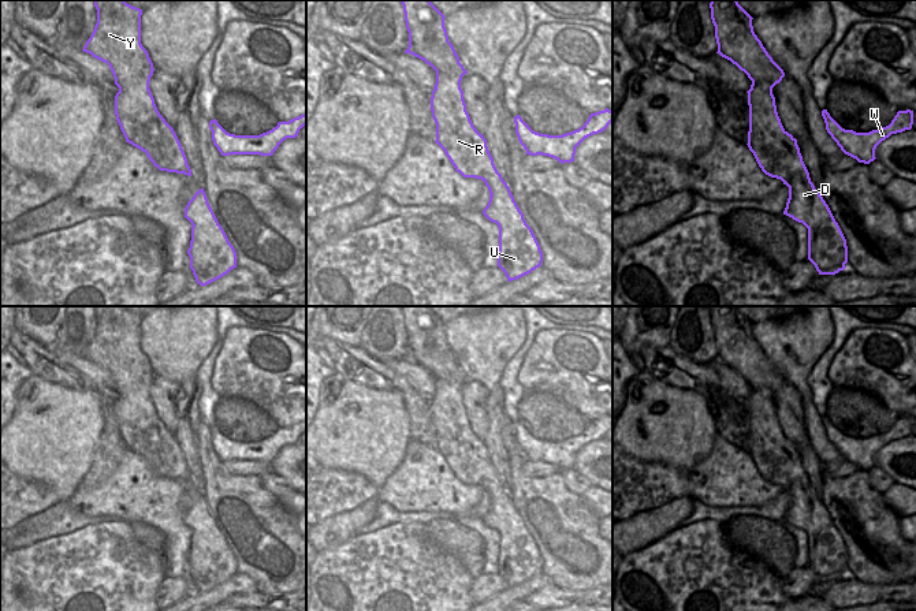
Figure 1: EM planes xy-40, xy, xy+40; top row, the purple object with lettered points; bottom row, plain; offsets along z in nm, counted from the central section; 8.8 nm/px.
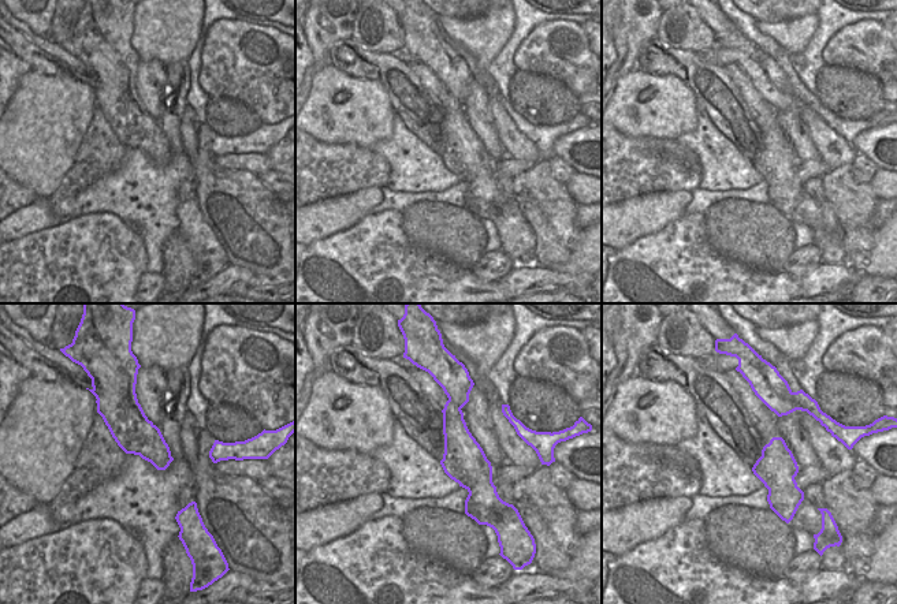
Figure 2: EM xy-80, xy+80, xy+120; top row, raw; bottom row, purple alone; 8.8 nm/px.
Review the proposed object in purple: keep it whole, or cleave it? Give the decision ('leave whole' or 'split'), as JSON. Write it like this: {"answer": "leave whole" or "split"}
{"answer": "split"}

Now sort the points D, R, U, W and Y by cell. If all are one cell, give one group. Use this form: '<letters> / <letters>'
D R U / W Y

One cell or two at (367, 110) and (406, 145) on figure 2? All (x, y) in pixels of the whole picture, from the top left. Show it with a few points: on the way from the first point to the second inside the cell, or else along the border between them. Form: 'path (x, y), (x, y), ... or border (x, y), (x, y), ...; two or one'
border (394, 114), (391, 134), (379, 140), (371, 148); two

